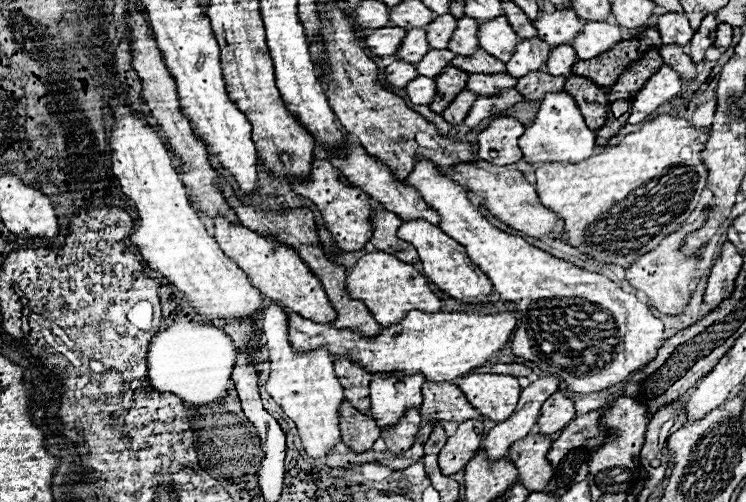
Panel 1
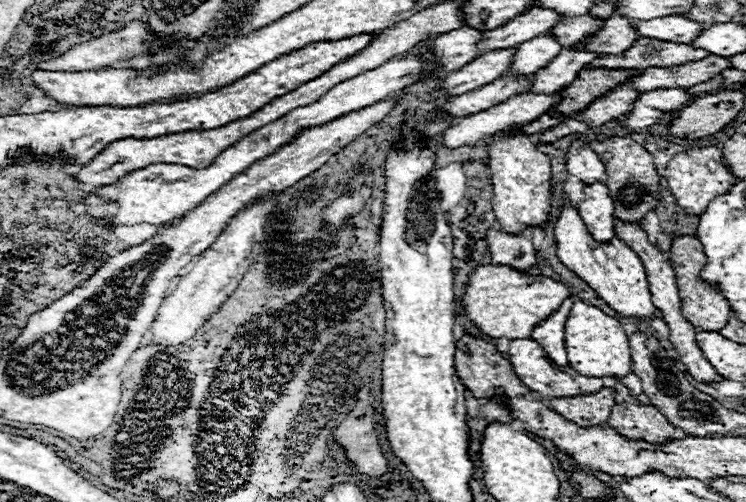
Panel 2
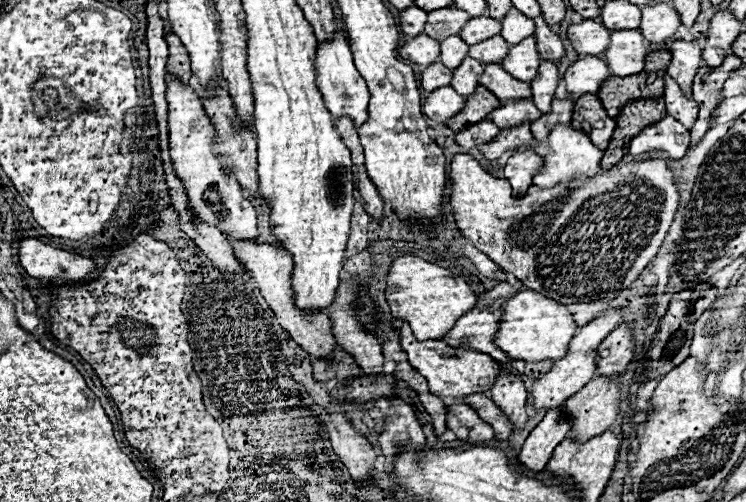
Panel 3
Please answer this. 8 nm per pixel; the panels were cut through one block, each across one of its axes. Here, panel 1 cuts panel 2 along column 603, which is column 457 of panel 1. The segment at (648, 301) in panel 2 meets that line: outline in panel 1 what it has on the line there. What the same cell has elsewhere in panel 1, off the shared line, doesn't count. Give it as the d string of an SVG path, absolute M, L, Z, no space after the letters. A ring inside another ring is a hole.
M420 218L418 220L408 220L408 222L402 222L402 226L398 228L398 236L416 246L418 256L424 264L424 274L442 292L446 292L448 296L452 296L460 302L476 302L476 304L486 304L488 302L488 294L492 292L492 282L470 260L470 256L466 254L466 248L462 244L458 244L456 240L452 240L450 236L446 236L438 226L434 226L426 220L420 220Z

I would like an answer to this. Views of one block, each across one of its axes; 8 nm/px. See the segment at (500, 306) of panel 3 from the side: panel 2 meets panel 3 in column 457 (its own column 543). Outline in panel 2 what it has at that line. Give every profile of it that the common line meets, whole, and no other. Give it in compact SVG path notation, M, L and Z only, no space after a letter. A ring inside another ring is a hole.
M574 298L564 300L562 306L548 320L540 322L532 330L532 340L536 340L548 352L548 356L552 356L552 360L556 360L556 364L560 364L560 366L568 366L566 344L564 344L564 326L566 326L566 318L572 310L572 304L574 304Z

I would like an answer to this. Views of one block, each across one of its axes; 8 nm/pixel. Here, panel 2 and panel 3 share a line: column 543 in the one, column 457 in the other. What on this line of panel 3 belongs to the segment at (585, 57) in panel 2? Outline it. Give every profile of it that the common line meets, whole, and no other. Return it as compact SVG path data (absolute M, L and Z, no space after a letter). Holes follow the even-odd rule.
M466 56L464 64L460 64L460 68L454 70L452 76L452 88L460 94L460 96L470 96L476 86L478 86L478 76L484 72L484 64L480 64L478 60L472 60L470 56Z

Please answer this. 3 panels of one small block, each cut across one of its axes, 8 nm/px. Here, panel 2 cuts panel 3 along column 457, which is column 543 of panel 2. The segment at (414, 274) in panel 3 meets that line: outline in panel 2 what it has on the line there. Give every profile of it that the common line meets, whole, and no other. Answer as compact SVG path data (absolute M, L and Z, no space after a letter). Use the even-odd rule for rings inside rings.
M488 264L480 266L470 276L462 302L470 322L486 336L490 338L506 336L508 340L516 340L516 338L530 338L532 328L540 320L546 320L570 296L572 296L570 286L556 282L548 276L532 276L512 266Z

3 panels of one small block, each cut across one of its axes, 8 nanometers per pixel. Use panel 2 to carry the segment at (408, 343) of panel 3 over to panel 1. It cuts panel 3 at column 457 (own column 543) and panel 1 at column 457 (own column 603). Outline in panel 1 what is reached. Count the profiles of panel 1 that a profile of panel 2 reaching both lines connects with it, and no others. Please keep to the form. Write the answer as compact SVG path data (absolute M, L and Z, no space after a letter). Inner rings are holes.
M468 374L454 384L482 416L494 422L512 416L520 396L518 380L508 374Z

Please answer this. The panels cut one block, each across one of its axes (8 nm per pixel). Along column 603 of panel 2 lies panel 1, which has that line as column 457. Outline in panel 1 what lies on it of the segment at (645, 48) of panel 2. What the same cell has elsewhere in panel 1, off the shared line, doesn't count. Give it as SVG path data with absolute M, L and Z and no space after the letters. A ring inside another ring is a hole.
M476 50L472 56L456 56L450 66L460 68L468 74L502 74L506 64L496 60L494 56L488 56L484 50Z

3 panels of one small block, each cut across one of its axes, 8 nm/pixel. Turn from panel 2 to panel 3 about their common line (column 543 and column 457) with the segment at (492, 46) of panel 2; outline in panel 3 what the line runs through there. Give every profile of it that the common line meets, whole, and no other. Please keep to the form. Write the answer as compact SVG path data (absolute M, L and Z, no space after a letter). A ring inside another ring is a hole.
M440 8L440 12L428 14L428 24L424 28L424 34L444 40L448 36L456 36L462 32L464 24L470 20L466 12L460 12L460 8Z

